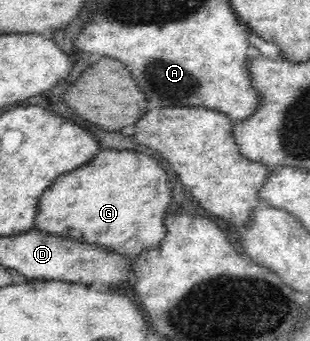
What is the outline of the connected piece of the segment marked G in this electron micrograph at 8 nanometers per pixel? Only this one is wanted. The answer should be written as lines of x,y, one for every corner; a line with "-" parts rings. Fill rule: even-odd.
121,150
121,152
99,152
95,160
85,164
79,170
73,170
61,176
41,198
41,212
37,218
37,228
43,232
71,236
83,242
97,242
109,246
115,252
123,254
140,254
154,249
164,239
165,210
171,205
171,188
167,182
167,172
159,166
151,154
143,154
137,150

